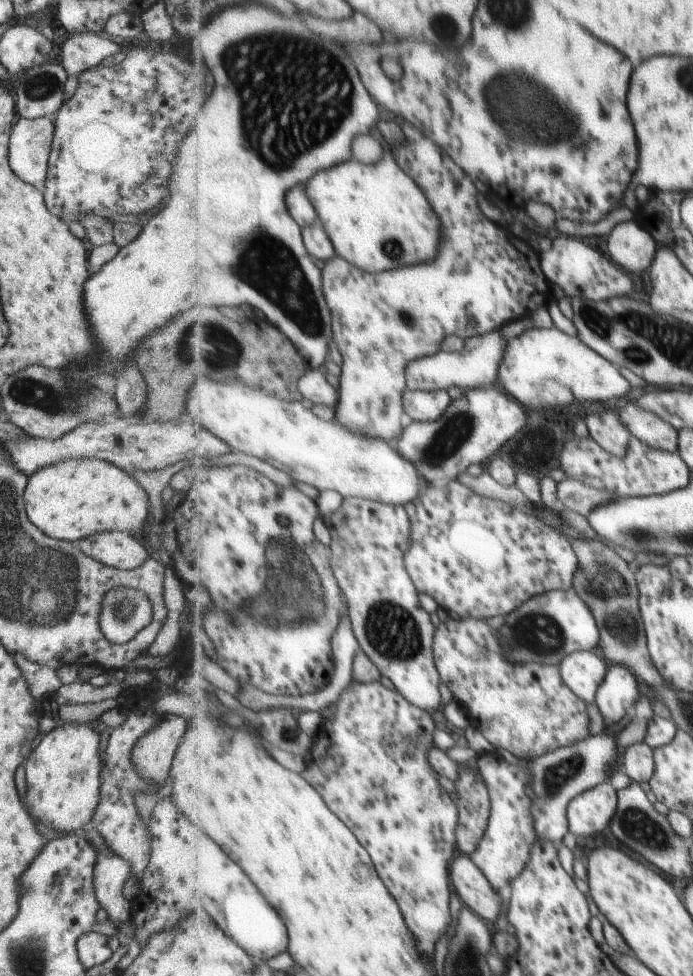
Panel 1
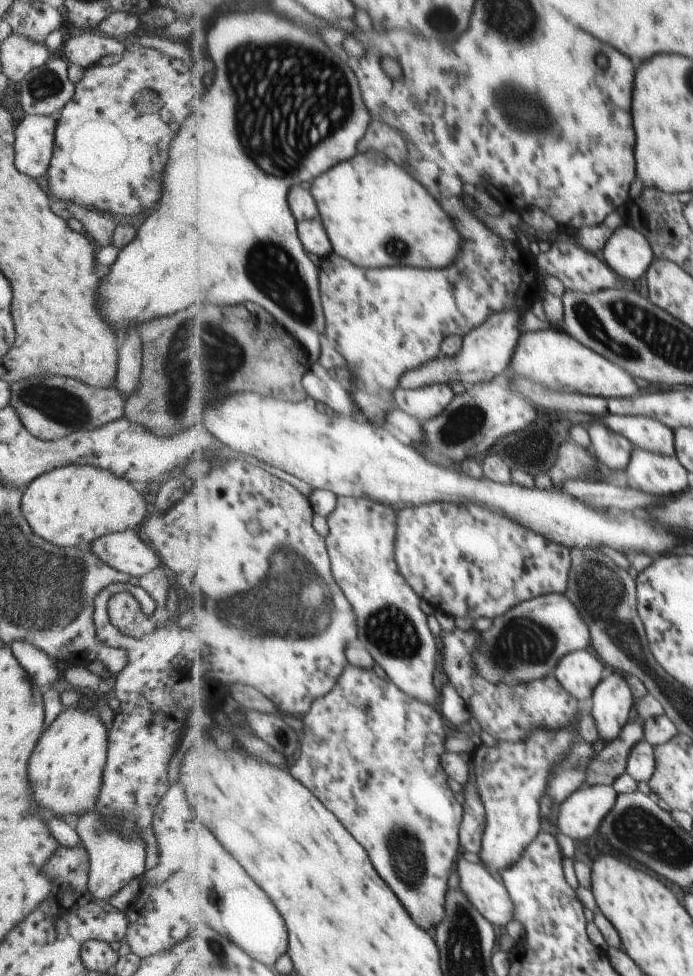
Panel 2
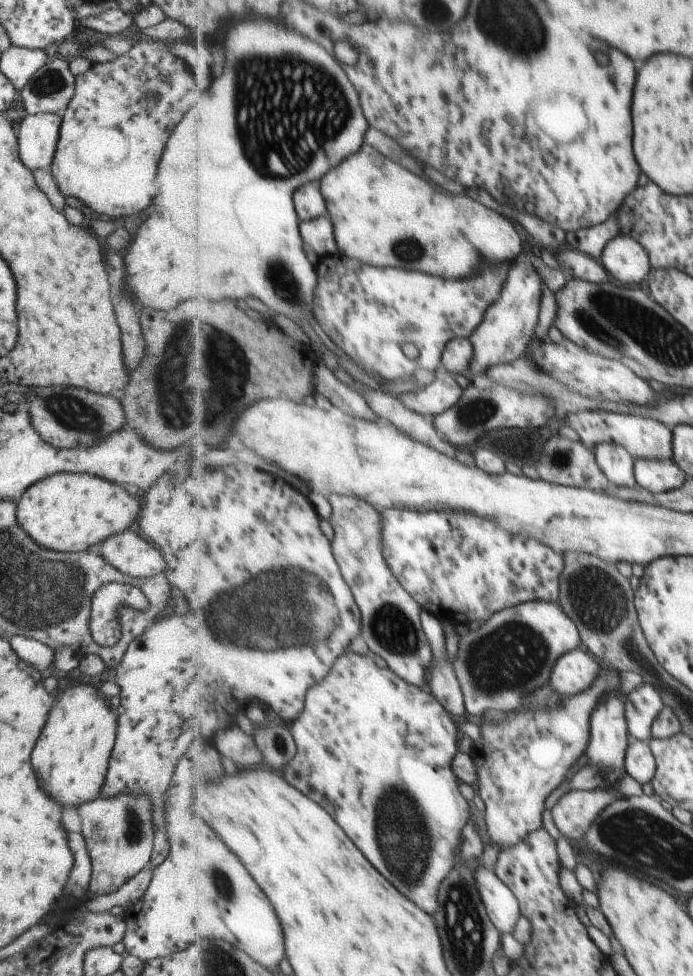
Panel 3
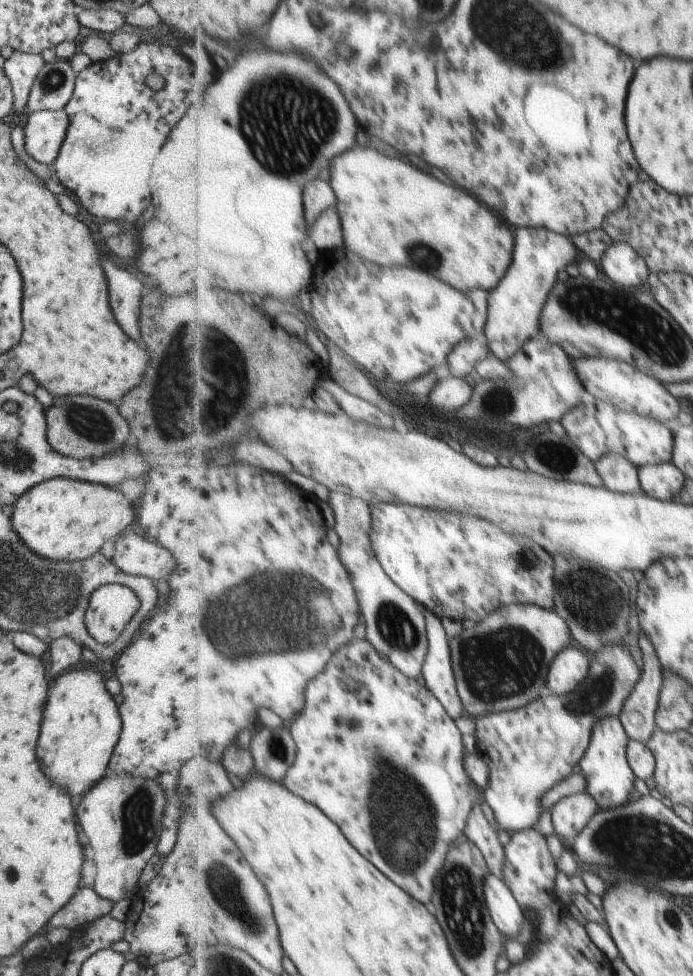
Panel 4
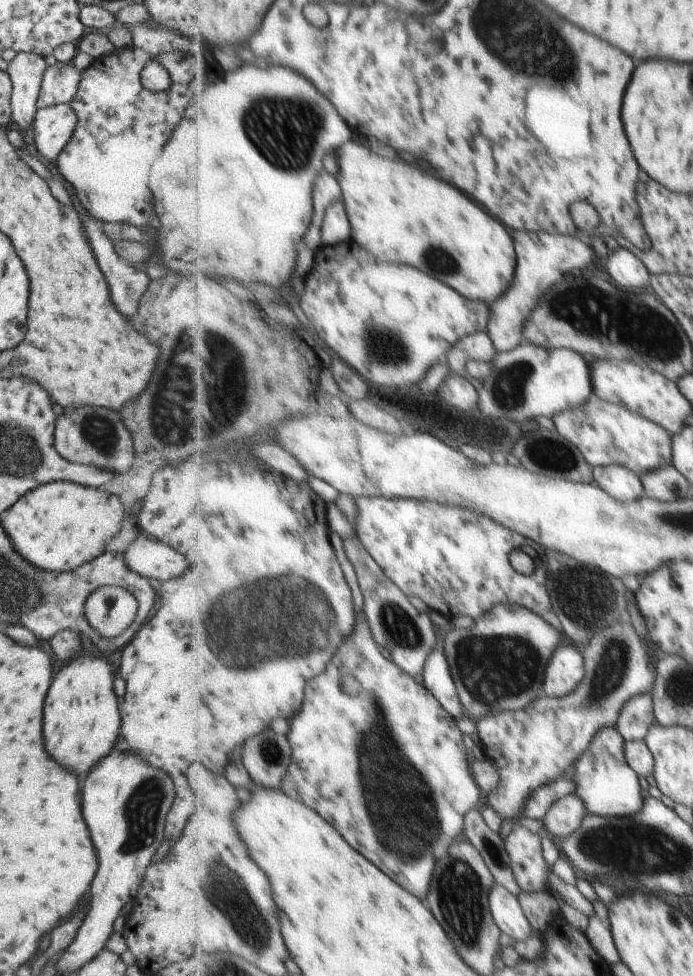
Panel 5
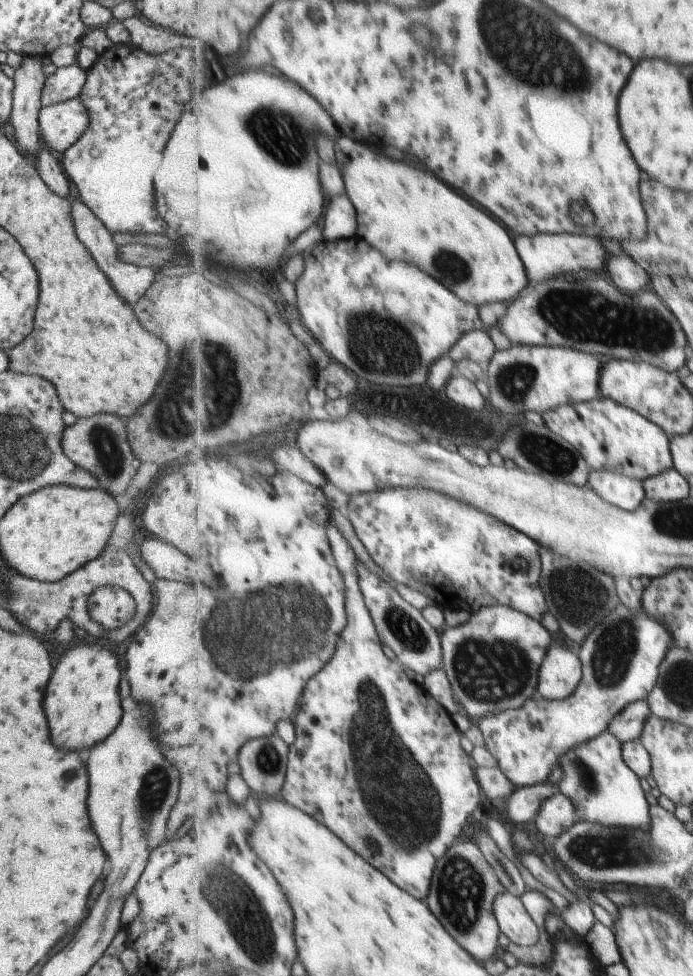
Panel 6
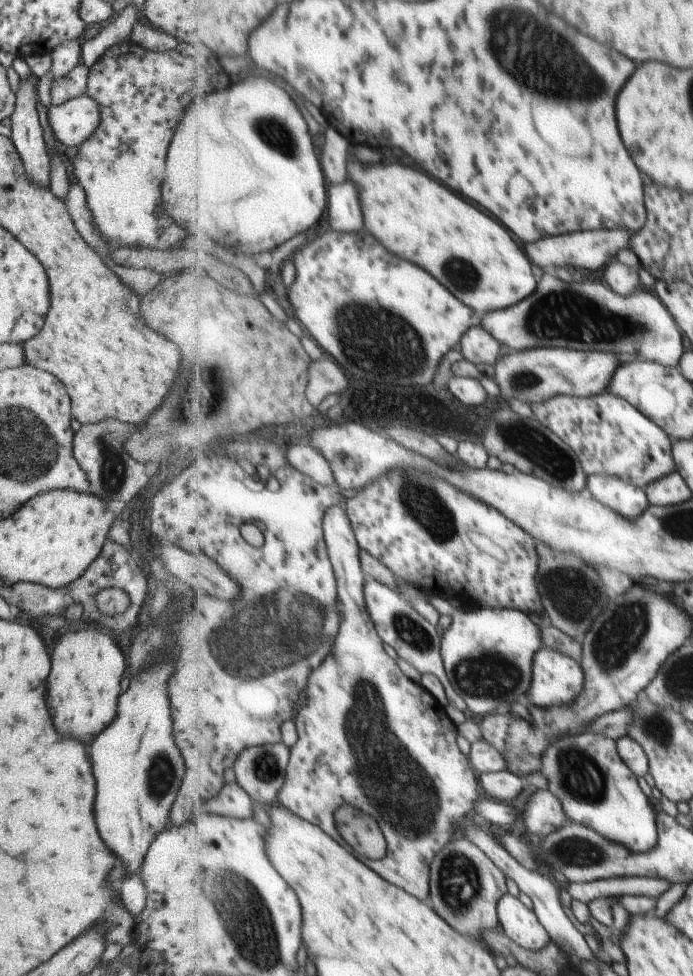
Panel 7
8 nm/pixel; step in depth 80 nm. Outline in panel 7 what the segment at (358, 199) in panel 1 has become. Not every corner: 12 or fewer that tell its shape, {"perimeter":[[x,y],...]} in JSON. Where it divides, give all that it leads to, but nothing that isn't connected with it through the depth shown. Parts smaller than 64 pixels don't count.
{"perimeter":[[353,158],[365,230],[481,315],[537,288],[499,220]]}

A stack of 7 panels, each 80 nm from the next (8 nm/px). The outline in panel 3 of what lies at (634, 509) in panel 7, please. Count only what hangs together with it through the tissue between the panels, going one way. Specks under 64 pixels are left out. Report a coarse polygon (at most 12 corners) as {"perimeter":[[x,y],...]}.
{"perimeter":[[618,442],[594,450],[611,484],[637,485],[636,458]]}

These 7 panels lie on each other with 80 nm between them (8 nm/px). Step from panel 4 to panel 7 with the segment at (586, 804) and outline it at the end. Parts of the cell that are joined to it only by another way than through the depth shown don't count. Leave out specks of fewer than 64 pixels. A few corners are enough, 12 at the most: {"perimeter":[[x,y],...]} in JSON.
{"perimeter":[[549,789],[534,793],[521,817],[541,838],[570,822]]}

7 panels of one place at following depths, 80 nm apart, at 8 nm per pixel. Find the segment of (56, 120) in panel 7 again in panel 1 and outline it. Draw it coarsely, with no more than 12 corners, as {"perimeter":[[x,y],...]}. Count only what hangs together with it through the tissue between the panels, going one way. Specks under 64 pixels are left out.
{"perimeter":[[19,117],[9,133],[13,174],[43,192],[53,125]]}

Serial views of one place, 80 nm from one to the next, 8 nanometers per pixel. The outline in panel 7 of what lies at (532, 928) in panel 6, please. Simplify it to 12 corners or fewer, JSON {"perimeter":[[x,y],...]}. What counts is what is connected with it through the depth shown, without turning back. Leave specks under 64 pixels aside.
{"perimeter":[[521,897],[498,904],[505,934],[529,950],[551,935]]}

